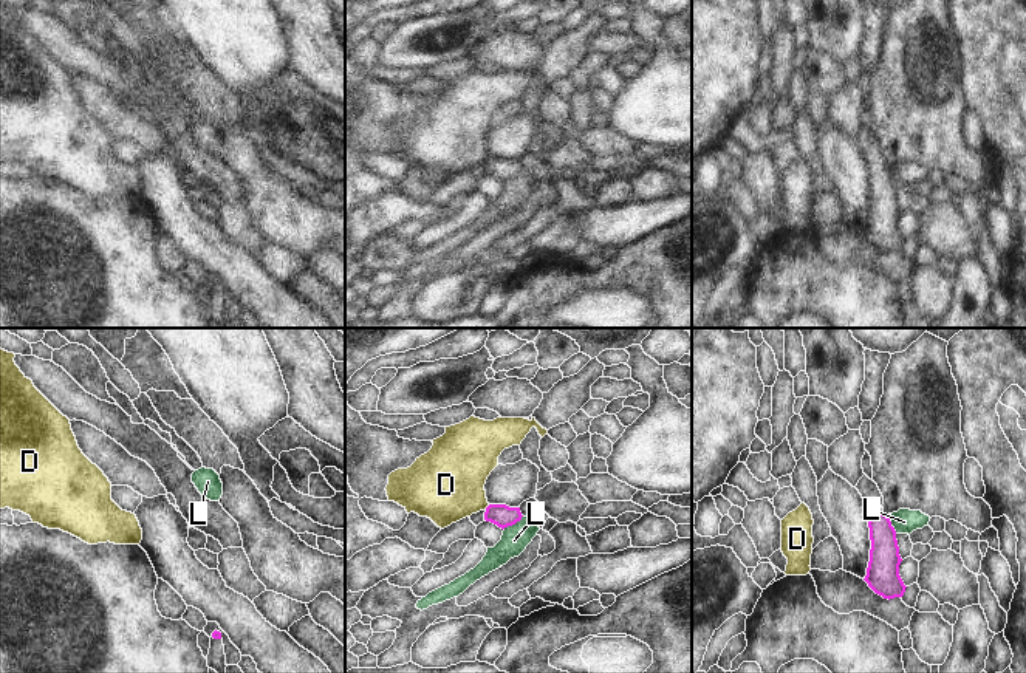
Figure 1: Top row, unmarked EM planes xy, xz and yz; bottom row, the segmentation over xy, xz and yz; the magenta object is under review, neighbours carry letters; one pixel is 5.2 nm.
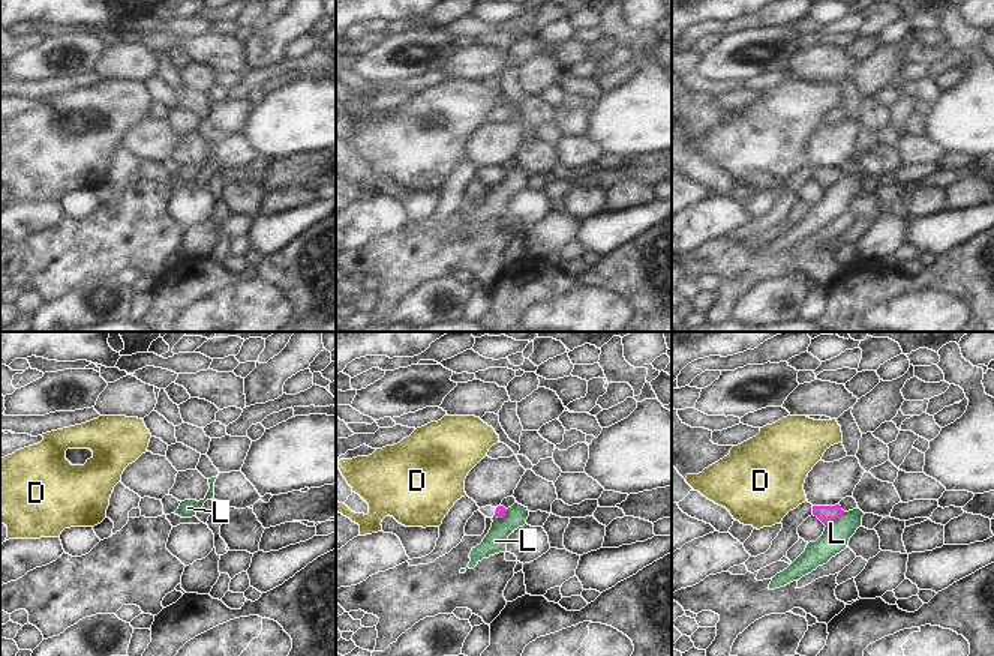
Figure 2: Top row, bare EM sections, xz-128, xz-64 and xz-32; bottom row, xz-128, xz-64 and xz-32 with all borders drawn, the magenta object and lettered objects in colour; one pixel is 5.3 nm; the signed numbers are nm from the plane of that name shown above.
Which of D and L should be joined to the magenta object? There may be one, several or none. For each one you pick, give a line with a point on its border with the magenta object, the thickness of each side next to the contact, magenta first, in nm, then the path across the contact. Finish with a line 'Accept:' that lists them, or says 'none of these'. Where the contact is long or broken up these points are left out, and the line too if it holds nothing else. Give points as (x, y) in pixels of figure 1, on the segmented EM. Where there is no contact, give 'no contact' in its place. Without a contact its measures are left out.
Accept: none of these

